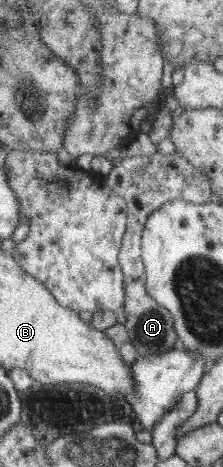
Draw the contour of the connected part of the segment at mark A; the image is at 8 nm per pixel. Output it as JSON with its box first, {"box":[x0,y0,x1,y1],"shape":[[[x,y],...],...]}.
{"box":[122,278,178,357],"shape":[[[143,278],[128,281],[122,314],[131,339],[133,339],[135,347],[139,349],[139,357],[161,353],[178,343],[177,336],[174,334],[173,316],[170,315],[170,311],[165,310],[147,294]]]}

